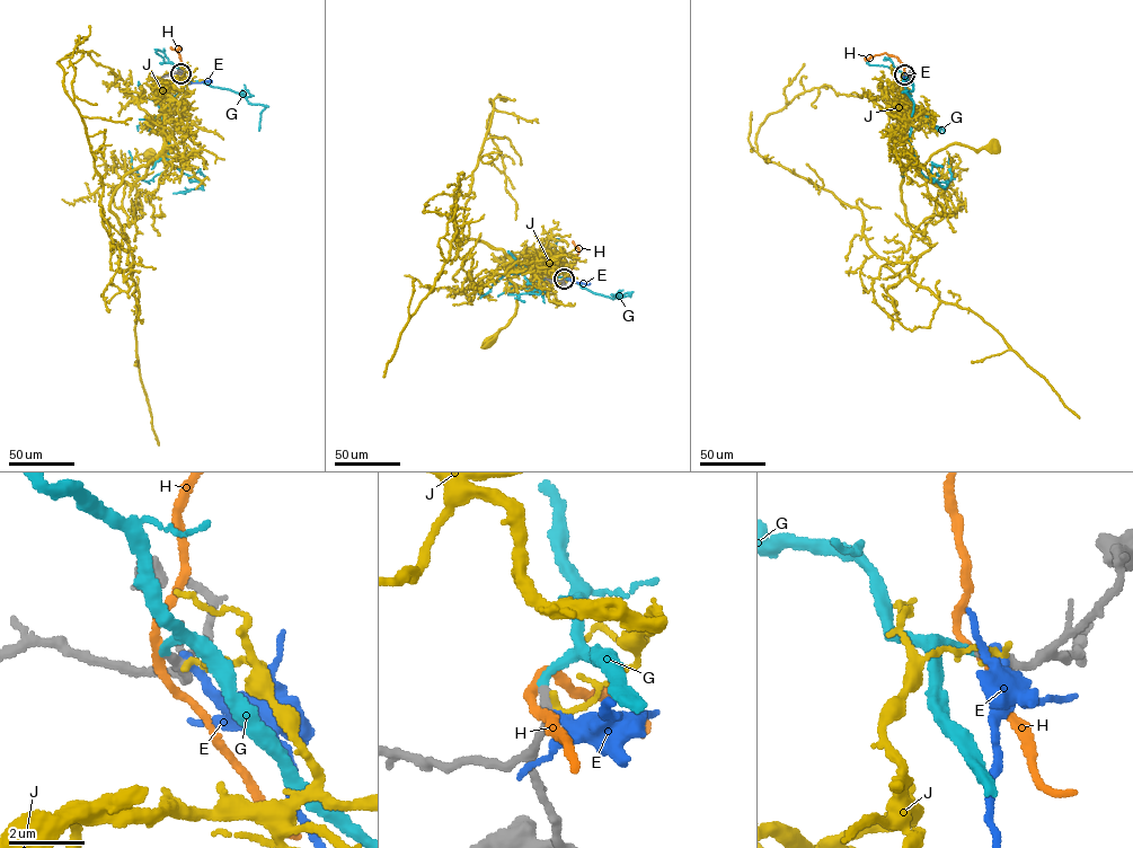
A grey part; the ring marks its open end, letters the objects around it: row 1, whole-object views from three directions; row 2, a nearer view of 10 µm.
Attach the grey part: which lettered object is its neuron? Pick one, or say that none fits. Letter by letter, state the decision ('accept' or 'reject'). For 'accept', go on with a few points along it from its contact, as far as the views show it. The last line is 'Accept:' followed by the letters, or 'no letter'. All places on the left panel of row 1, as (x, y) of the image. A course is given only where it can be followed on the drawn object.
E: reject
G: accept; it runs (180, 73), (189, 81), (161, 122), (169, 149), (165, 170), (144, 182), (133, 169), (129, 151)
H: reject
J: reject
Accept: G

